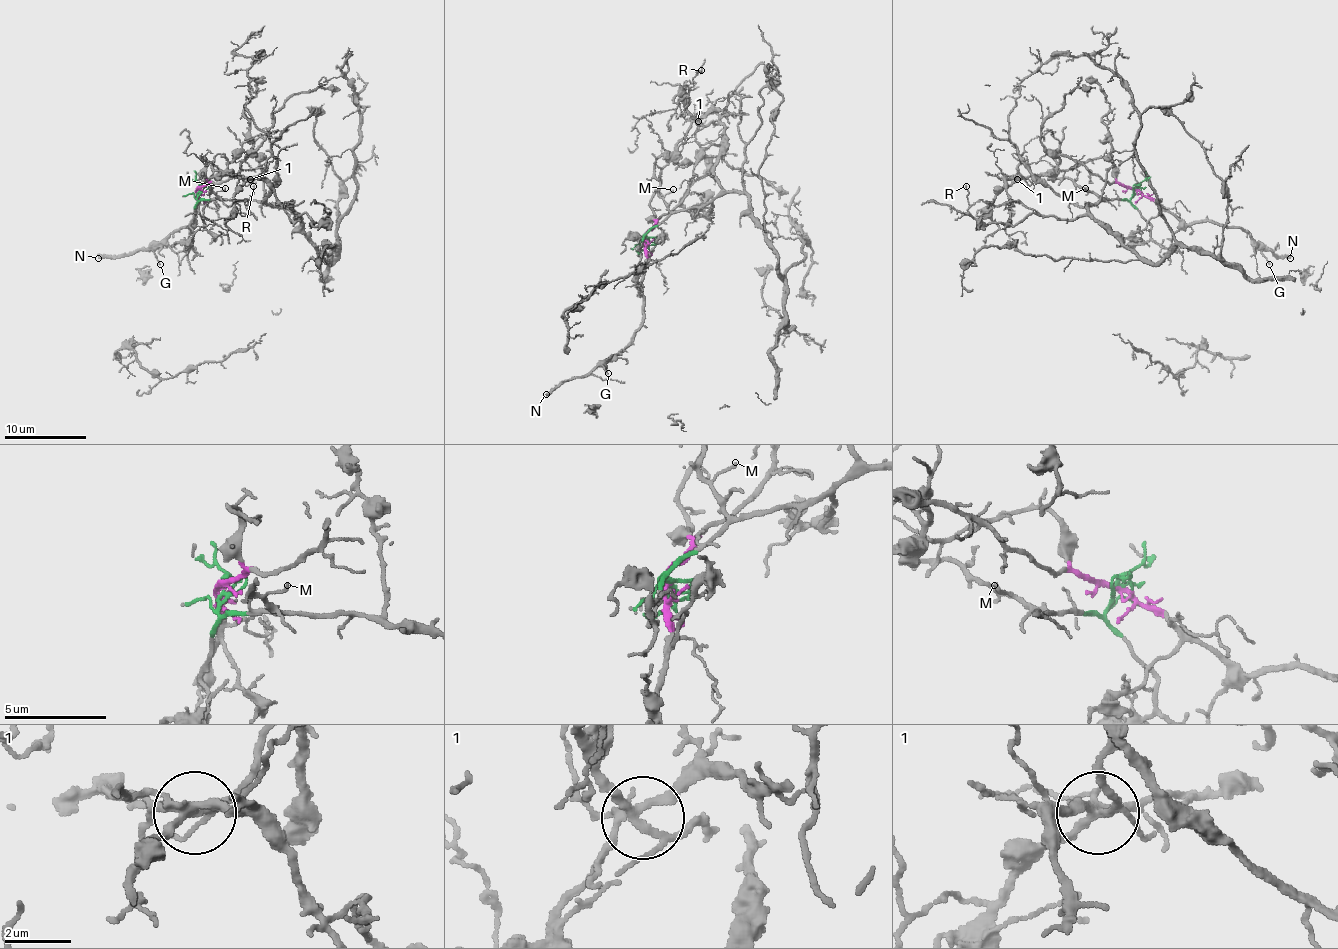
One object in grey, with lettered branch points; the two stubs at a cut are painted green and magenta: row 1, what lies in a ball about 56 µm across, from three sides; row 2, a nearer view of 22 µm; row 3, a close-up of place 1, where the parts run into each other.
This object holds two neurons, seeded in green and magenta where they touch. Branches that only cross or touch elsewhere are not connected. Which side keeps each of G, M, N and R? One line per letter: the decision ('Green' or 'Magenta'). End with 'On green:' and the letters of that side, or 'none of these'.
G: Magenta
M: Green
N: Magenta
R: Green
On green: M, R

